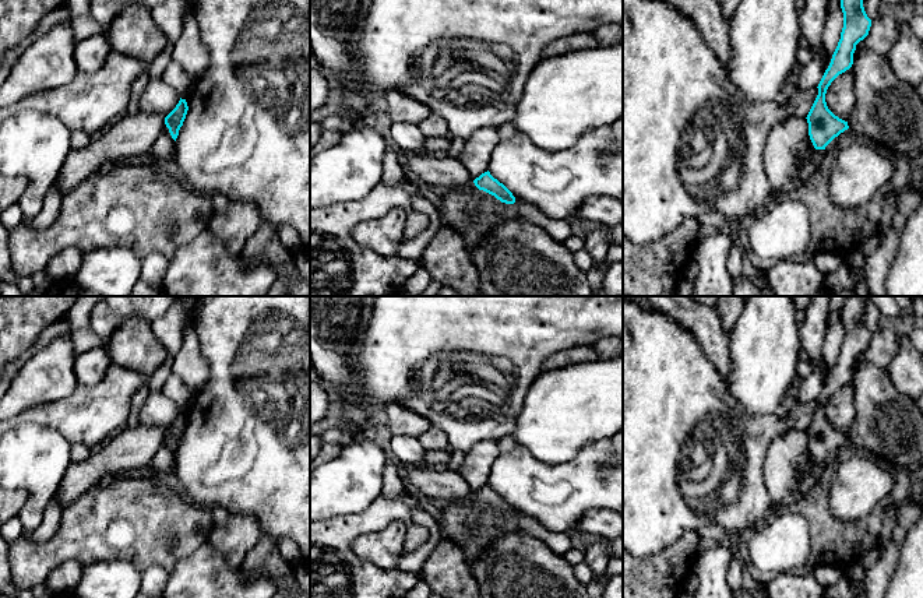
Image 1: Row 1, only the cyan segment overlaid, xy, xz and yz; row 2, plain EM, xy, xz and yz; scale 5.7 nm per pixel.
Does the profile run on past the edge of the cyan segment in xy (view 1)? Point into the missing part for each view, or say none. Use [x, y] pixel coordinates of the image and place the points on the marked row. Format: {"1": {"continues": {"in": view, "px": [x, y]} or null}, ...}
{"1": {"continues": null}}

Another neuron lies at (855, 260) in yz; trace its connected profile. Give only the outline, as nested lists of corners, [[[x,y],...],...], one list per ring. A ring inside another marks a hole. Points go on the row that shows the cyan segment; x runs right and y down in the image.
[[[859,249],[853,250],[849,254],[842,256],[842,264],[852,268],[855,272],[863,277],[866,257],[859,251]]]

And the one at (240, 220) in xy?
[[[230,200],[225,211],[214,214],[208,229],[236,256],[246,249],[247,239],[261,222],[260,210],[253,201]]]

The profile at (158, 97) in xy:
[[[159,77],[148,82],[138,99],[138,106],[144,113],[159,113],[166,117],[179,101],[177,92]]]

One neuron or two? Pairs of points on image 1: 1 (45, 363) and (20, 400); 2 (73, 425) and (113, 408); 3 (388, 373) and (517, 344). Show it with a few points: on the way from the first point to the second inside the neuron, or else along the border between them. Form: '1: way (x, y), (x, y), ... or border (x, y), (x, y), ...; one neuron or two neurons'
1: way (45, 372), (27, 391); one neuron
2: way (83, 417), (91, 417), (104, 410); one neuron
3: way (421, 341), (425, 337), (485, 337); one neuron

